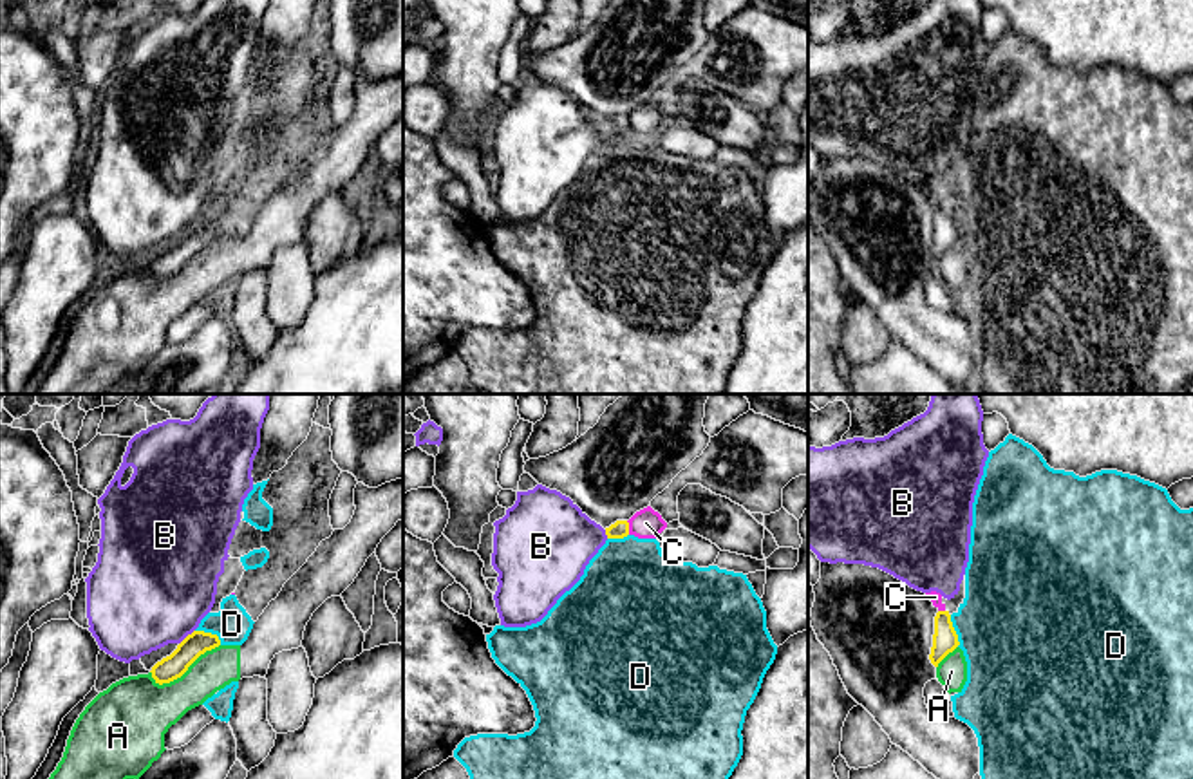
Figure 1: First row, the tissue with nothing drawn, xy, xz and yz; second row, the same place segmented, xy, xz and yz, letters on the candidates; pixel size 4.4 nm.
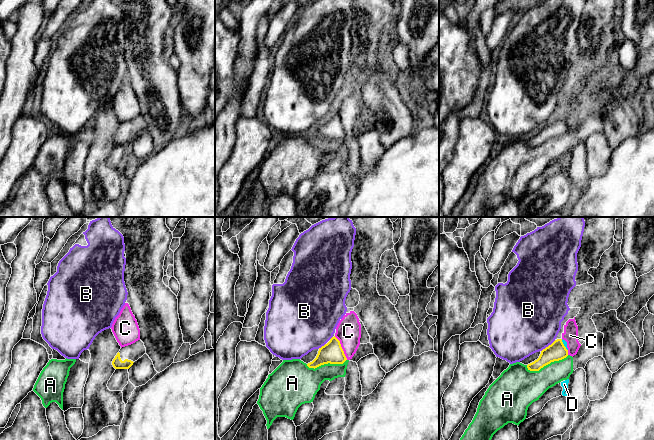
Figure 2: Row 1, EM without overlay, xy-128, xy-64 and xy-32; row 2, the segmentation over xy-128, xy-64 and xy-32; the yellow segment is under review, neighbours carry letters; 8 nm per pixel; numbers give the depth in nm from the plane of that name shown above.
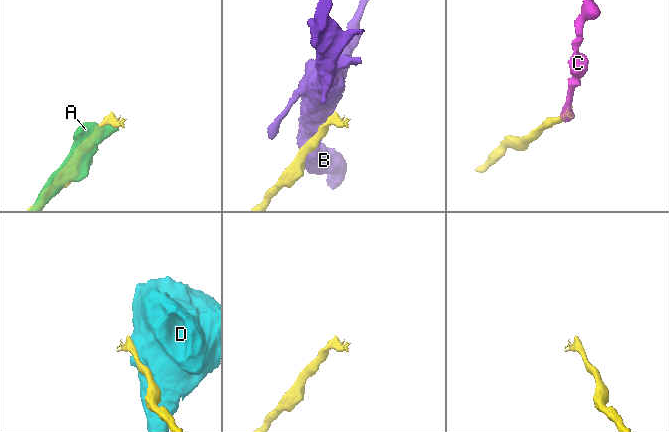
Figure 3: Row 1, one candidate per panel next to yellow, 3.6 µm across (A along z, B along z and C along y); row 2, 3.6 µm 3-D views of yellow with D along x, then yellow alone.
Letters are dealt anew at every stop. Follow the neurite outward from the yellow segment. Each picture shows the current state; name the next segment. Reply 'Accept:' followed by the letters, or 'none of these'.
Accept: none of these

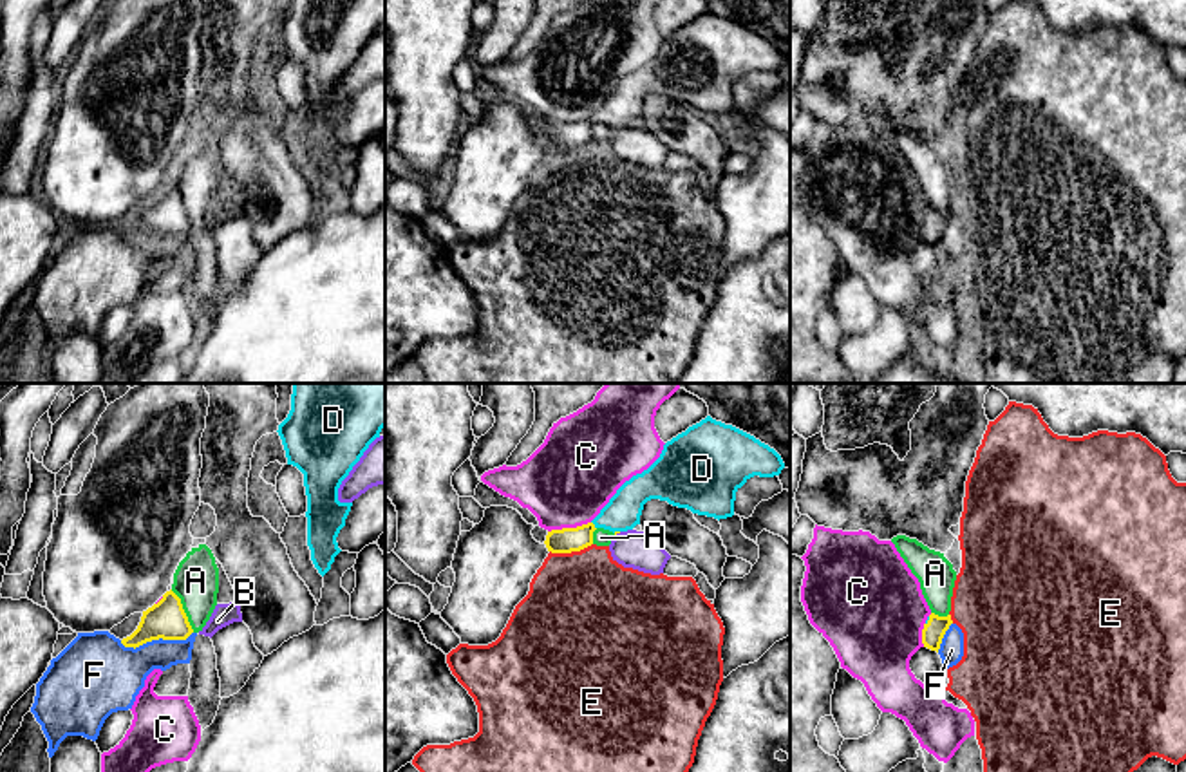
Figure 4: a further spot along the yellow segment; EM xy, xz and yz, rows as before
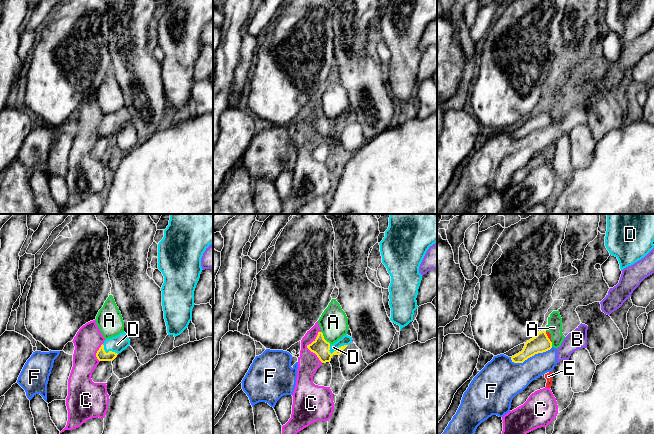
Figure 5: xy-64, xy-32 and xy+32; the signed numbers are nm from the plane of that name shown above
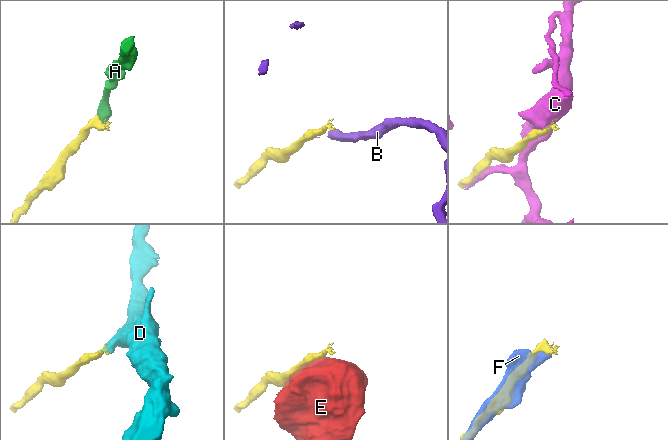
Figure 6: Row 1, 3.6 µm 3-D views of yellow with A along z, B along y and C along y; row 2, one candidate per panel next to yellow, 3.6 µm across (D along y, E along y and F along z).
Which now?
Accept: D

